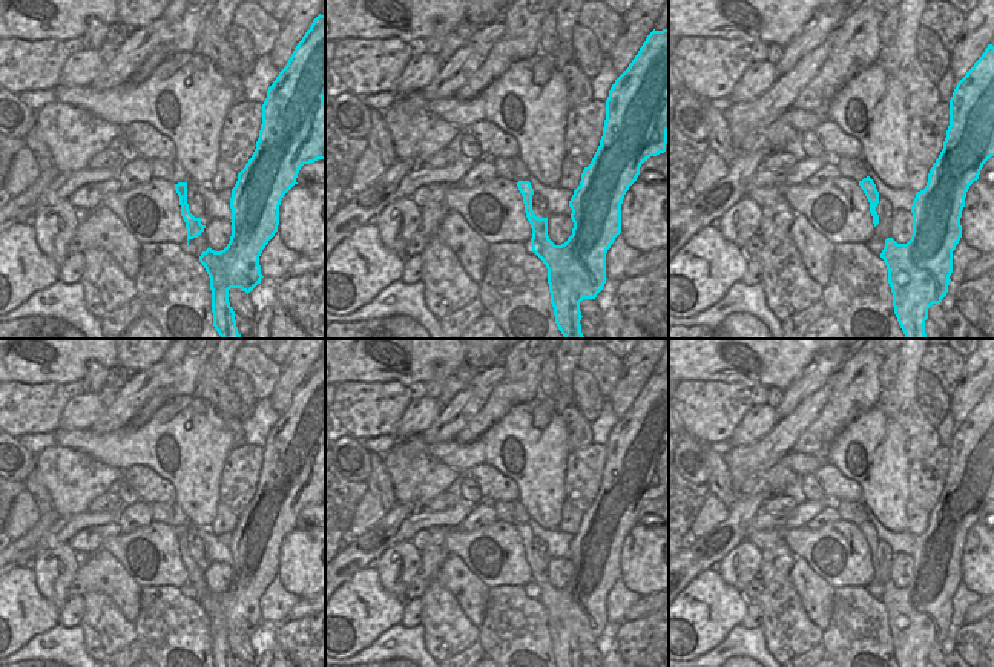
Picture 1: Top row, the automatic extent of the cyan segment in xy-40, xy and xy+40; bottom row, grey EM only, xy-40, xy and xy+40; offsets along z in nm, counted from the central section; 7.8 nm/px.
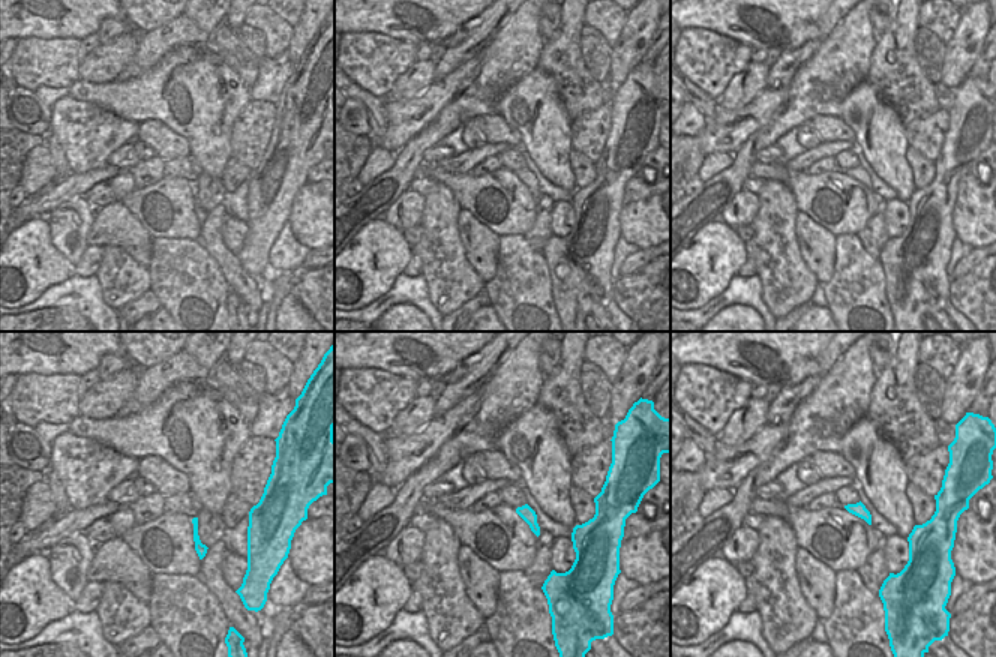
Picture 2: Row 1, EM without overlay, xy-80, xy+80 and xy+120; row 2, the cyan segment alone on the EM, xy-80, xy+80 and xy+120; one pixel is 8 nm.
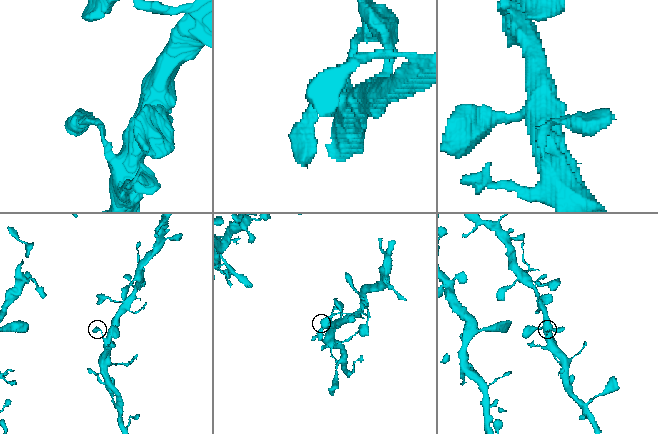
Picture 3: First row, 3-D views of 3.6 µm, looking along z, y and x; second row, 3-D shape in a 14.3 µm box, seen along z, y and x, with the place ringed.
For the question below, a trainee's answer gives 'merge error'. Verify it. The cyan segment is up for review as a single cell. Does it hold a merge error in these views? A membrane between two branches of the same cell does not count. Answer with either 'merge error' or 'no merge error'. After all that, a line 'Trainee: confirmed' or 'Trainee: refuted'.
no merge error
Trainee: refuted

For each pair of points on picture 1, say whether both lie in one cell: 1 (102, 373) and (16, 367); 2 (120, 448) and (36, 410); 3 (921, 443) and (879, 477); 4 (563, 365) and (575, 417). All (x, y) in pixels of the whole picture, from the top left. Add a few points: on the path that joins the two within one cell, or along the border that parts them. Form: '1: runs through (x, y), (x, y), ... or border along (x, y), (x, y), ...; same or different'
1: border along (109, 368), (91, 361), (82, 379); different
2: border along (57, 428), (52, 433); different
3: border along (893, 420), (905, 433), (905, 454), (911, 460); different
4: runs through (565, 377), (565, 405); same

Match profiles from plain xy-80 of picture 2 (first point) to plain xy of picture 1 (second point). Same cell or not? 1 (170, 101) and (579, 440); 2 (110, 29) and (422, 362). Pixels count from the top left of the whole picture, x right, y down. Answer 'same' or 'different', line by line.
1: different
2: different

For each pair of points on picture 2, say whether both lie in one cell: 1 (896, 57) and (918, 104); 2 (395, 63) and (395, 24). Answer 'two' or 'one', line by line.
1: one
2: two

